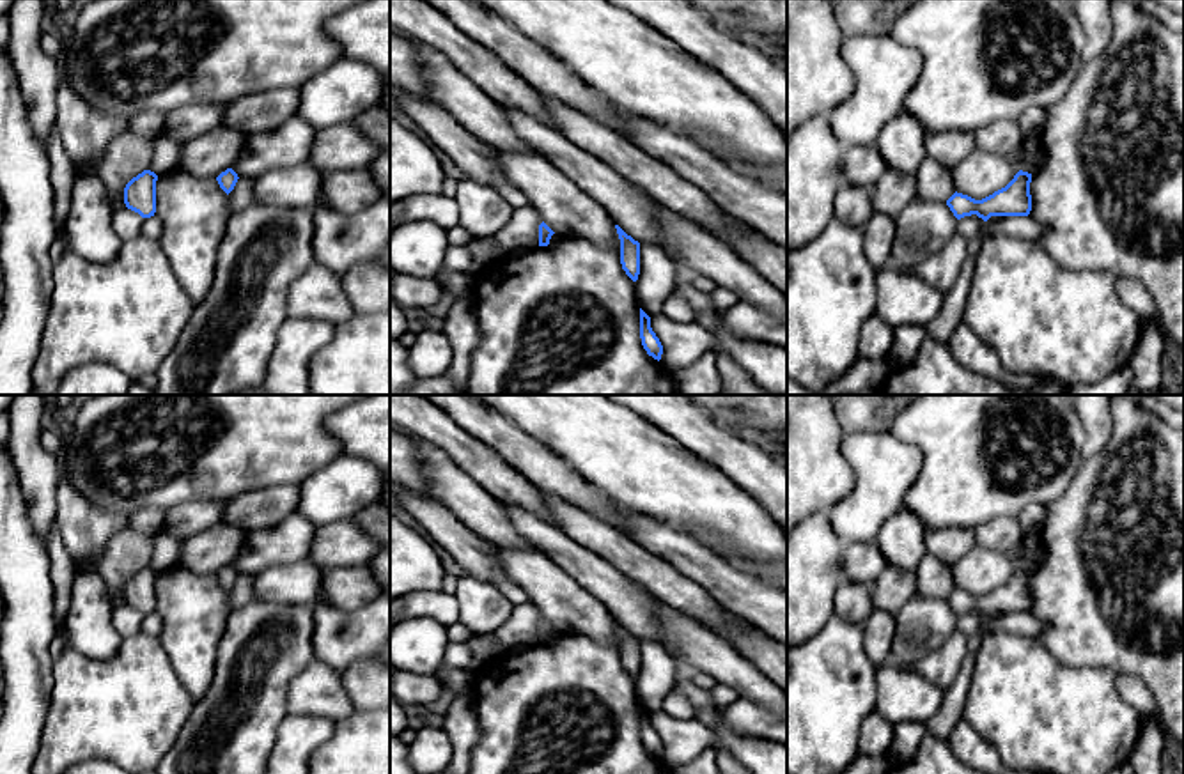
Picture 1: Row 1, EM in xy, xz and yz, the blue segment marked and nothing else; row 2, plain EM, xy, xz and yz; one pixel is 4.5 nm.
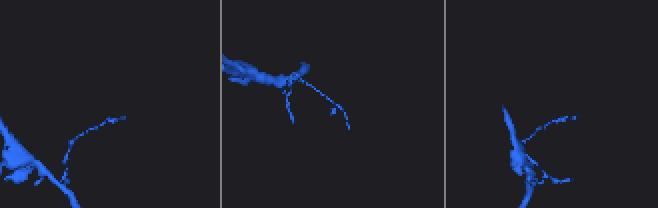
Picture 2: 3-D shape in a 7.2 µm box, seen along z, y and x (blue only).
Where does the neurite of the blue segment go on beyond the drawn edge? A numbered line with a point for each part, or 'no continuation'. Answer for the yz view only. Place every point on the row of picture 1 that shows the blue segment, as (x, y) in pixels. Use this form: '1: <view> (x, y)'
no continuation

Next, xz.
no continuation

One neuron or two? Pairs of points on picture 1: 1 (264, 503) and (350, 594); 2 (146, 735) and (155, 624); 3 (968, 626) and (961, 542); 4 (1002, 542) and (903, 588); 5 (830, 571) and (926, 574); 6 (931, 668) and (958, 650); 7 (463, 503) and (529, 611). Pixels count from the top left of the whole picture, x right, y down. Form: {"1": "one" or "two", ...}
{"1": "one", "2": "two", "3": "two", "4": "one", "5": "two", "6": "one", "7": "two"}

